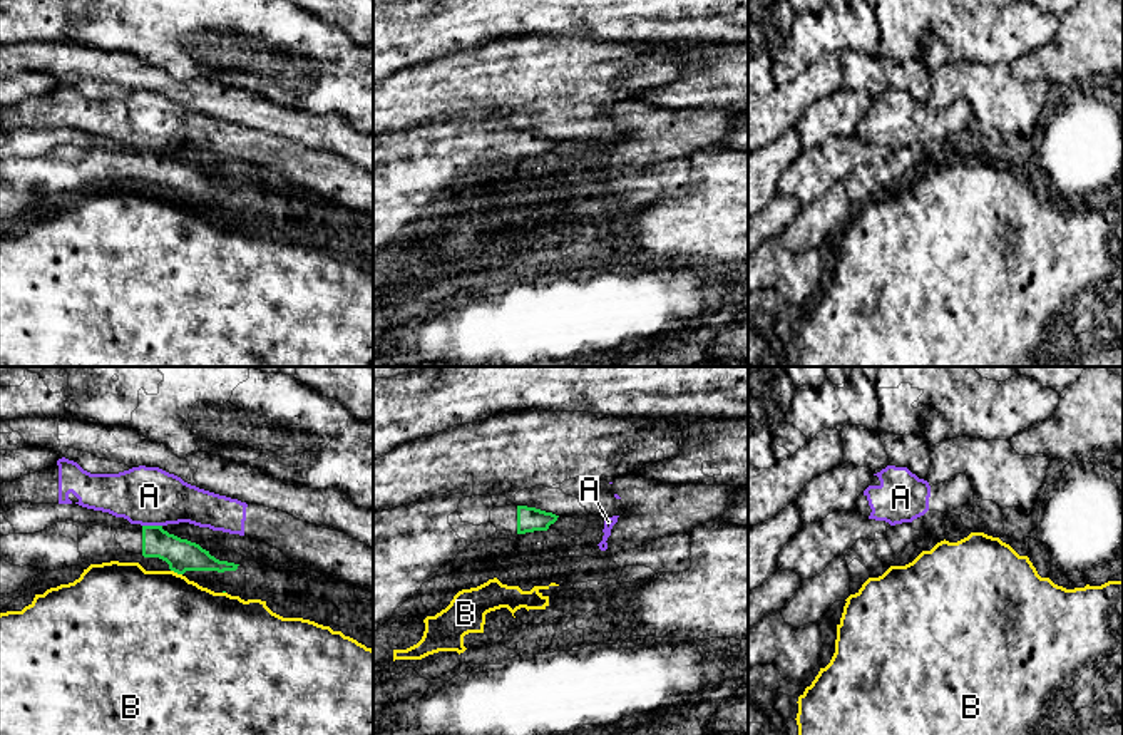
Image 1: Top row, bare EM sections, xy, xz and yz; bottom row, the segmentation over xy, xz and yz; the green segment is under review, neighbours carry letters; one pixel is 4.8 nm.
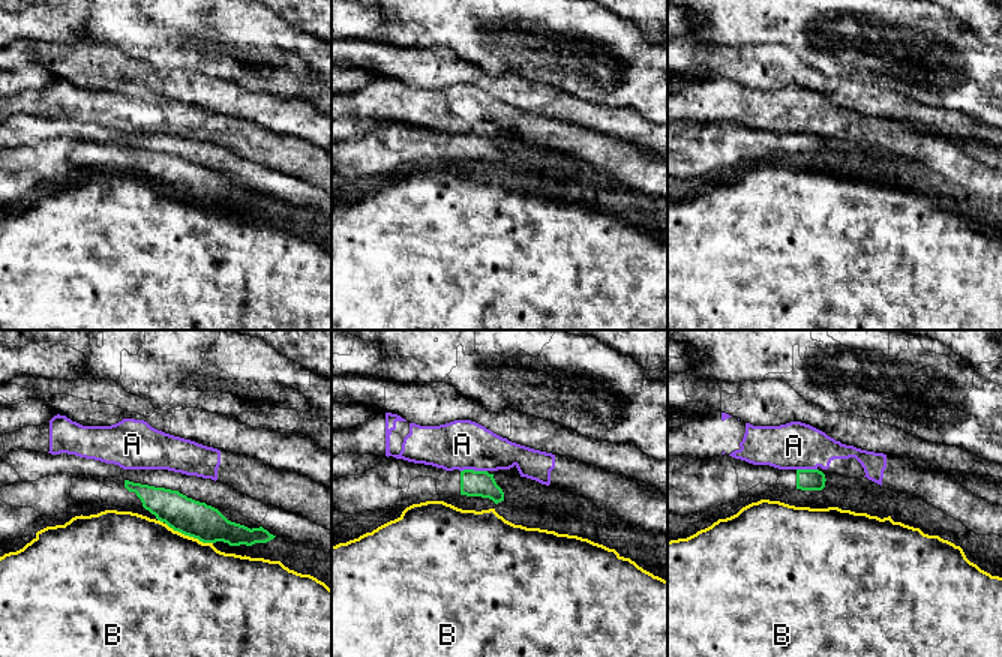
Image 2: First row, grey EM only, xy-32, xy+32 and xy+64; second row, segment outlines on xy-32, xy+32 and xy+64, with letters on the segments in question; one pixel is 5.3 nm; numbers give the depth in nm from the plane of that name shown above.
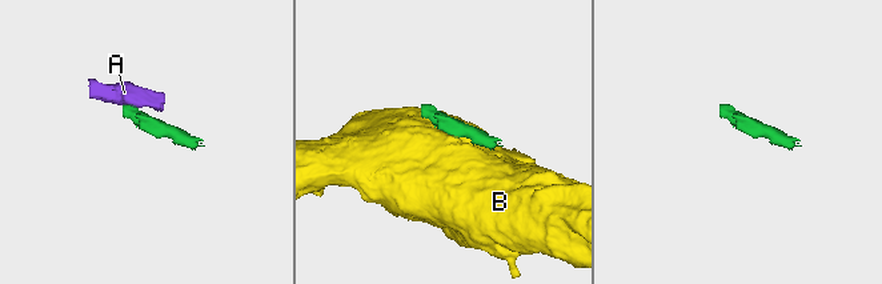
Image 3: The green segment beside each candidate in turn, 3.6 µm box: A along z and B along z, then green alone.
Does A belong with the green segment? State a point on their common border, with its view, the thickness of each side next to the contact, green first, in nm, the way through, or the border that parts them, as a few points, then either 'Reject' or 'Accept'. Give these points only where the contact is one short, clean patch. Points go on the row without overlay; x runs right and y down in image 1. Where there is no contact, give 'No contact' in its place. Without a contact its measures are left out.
Touches green at xy (153, 151). Thickness 160 nm (green) against 280 nm. Boundary: xy (143, 149), (161, 151). Reject

